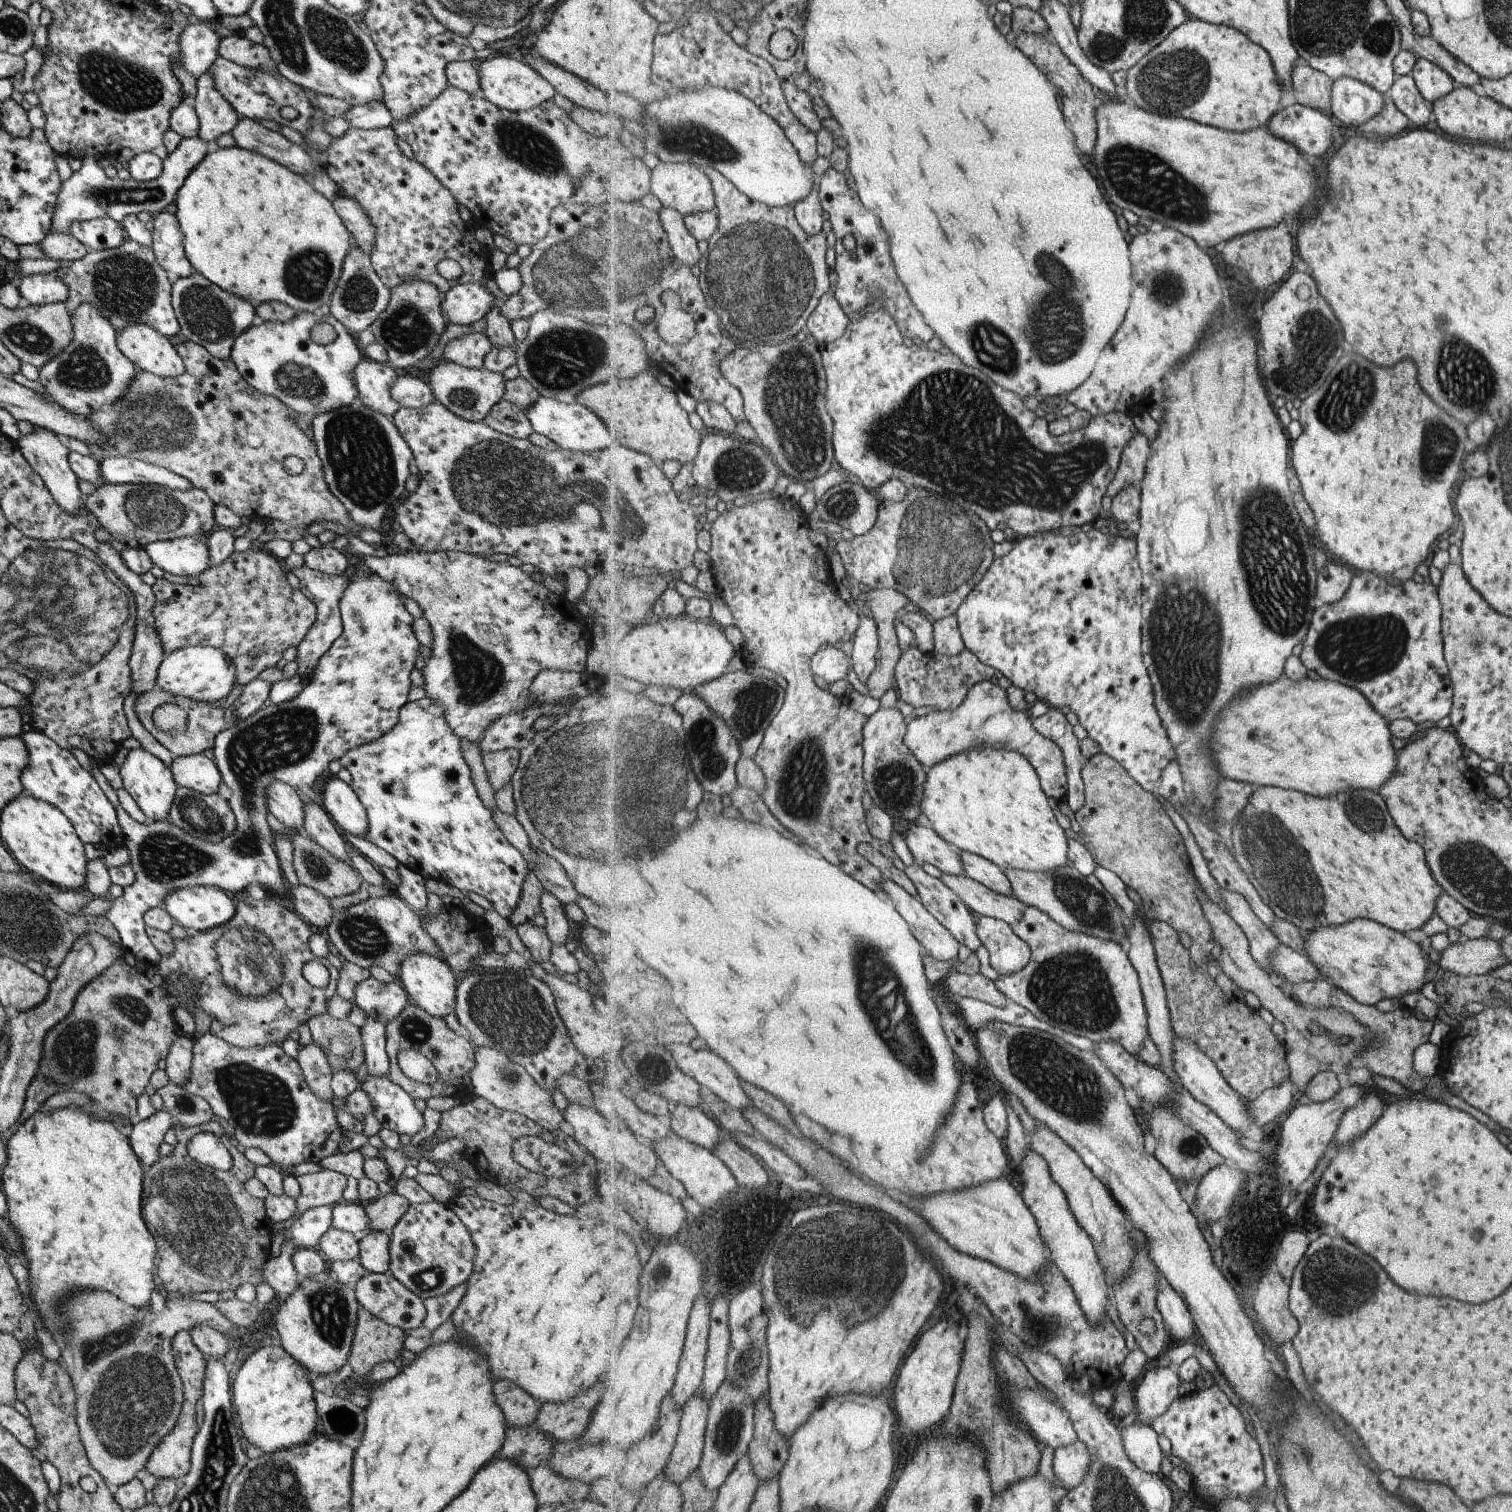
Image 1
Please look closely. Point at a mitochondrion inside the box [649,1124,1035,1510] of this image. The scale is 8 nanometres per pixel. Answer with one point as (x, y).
(876, 1249)

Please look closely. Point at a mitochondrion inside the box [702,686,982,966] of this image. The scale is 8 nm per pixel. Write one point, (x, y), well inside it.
(802, 781)

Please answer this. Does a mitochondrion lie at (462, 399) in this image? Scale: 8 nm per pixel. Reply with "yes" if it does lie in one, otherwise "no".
yes

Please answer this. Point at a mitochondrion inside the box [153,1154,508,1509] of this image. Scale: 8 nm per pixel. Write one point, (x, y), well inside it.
(328, 1307)

